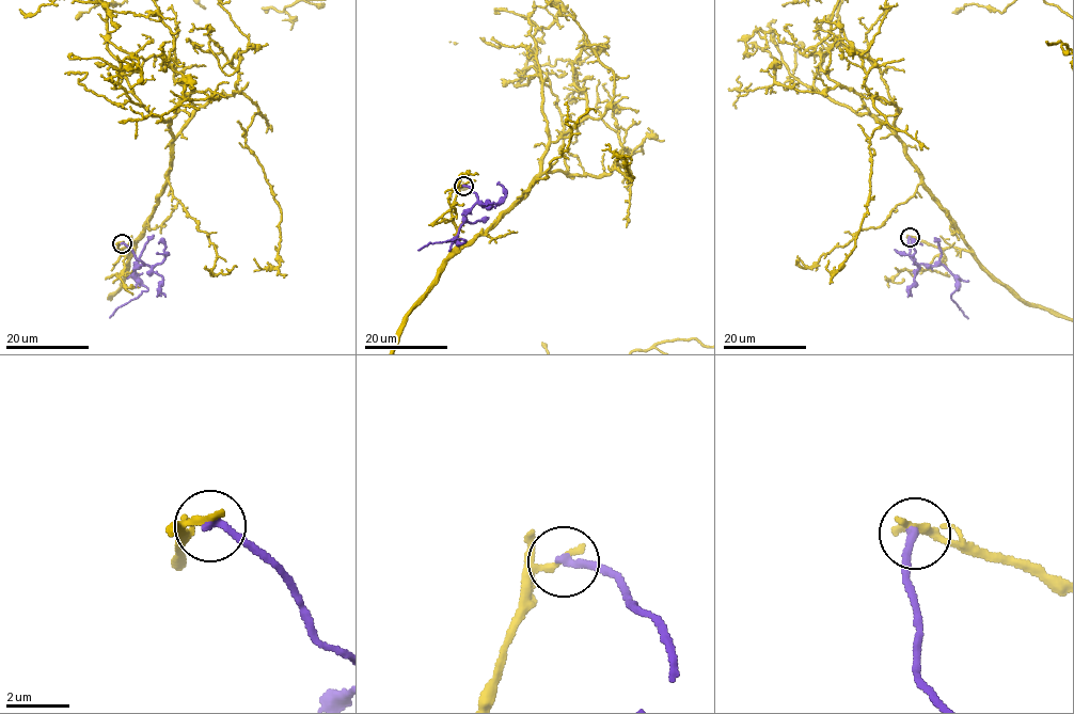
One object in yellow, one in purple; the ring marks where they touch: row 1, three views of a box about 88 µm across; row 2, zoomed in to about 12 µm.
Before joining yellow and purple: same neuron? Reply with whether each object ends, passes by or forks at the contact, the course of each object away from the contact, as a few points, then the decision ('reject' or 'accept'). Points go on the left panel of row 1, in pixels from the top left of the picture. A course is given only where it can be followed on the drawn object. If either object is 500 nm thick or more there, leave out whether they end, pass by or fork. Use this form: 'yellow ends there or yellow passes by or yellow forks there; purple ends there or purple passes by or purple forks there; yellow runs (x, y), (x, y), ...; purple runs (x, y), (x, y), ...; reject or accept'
yellow ends there; purple ends there; purple runs (122, 243), (143, 263), (138, 266), (136, 264), (135, 273), (147, 289), (109, 317); reject

